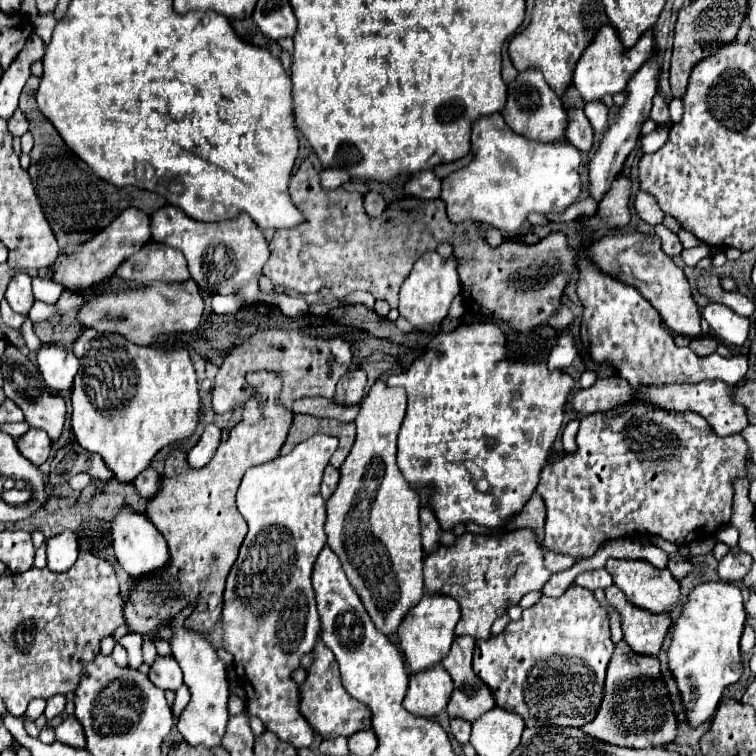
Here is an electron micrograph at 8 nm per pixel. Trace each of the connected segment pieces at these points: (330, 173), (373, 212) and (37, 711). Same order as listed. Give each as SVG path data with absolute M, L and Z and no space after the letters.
M323 169L319 172L321 186L333 190L350 180L350 175L343 169Z
M381 193L365 195L365 211L369 213L369 217L379 217L381 209L385 209L385 199Z
M33 699L33 701L29 703L27 711L25 711L25 717L31 719L31 721L35 721L37 717L43 715L43 711L45 711L45 699Z

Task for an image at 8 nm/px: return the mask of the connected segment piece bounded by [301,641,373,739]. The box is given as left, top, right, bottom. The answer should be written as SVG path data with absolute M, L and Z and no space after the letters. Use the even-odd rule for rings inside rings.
M317 641L313 655L315 655L315 661L309 667L307 681L301 685L301 713L303 713L303 717L315 729L315 733L319 733L323 739L335 739L341 735L351 737L357 731L369 731L373 727L371 711L367 709L367 705L345 695L343 685L341 685L341 677L339 677L339 667L337 667L333 653L329 649L325 649L325 645L321 645L321 641Z

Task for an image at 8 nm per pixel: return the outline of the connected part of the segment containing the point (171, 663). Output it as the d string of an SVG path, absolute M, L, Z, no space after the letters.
M157 657L157 661L151 667L149 679L161 687L163 691L177 691L183 683L183 673L173 657Z

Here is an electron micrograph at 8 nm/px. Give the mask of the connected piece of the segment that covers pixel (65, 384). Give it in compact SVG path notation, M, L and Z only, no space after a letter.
M45 345L37 353L37 367L45 379L45 385L55 391L69 391L73 377L79 371L77 357L59 345Z

